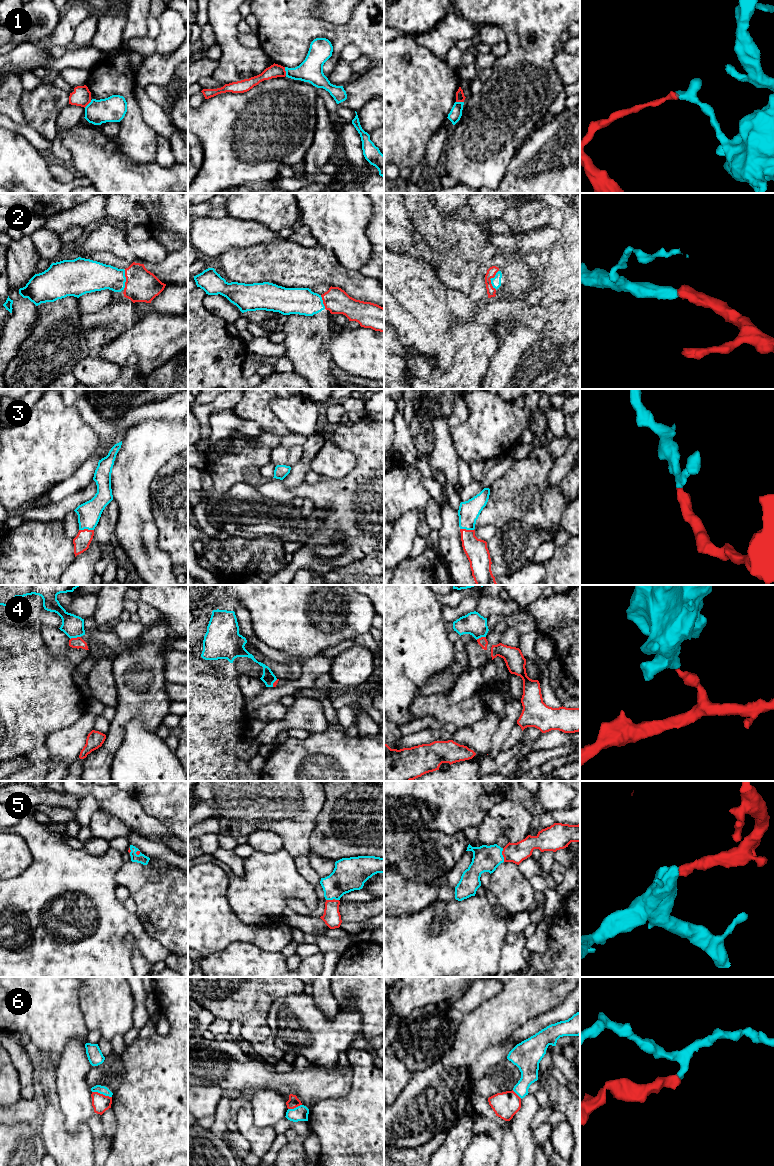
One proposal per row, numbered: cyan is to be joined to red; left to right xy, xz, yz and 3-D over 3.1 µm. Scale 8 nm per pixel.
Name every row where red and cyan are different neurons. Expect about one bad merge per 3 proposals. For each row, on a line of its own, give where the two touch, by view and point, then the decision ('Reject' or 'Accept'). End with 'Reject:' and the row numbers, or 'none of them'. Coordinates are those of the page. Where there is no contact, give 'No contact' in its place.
1: Touches red at xz (285, 71). Reject
2: Touches red at yz (490, 278). Accept
3: Touches red at xy (86, 529). Accept
4: Touches red at xy (75, 638). Reject
5: Touches red at yz (502, 854). Accept
6: Touches red at xy (102, 1094). Accept
Reject: 1, 4

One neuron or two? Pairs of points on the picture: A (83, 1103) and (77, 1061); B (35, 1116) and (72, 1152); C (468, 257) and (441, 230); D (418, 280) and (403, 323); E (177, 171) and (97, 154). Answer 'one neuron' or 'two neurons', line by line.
A: one neuron
B: two neurons
C: one neuron
D: one neuron
E: one neuron

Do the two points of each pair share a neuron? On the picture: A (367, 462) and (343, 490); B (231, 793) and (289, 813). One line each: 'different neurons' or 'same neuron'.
A: same neuron
B: same neuron

